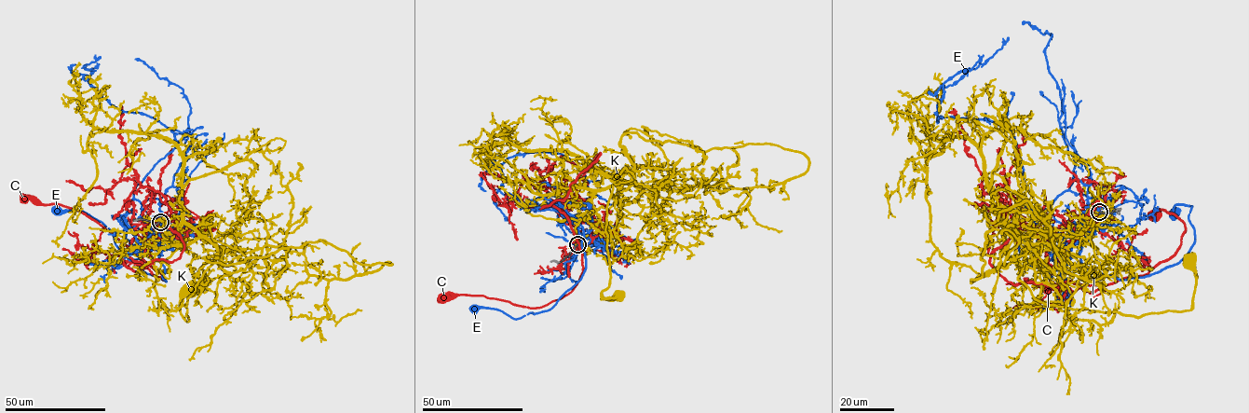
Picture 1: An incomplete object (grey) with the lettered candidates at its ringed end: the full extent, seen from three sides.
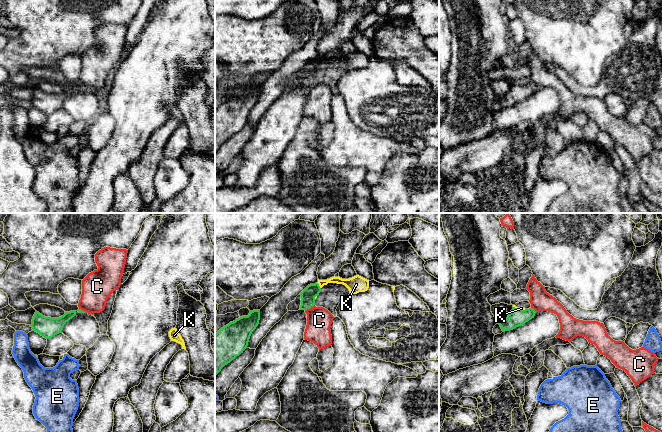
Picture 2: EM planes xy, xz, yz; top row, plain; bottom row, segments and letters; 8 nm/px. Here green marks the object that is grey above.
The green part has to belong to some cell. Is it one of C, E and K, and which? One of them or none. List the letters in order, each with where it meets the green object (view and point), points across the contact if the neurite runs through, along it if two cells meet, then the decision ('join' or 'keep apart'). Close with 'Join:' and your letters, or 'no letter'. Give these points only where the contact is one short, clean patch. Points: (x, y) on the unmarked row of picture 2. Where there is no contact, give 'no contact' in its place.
C: meets green in xz at (309, 84); border along xz (314, 80), (305, 86); keep apart
E: no contact; keep apart
K: meets green in xz at (318, 61); border along xz (317, 58), (320, 64); keep apart
Join: no letter

